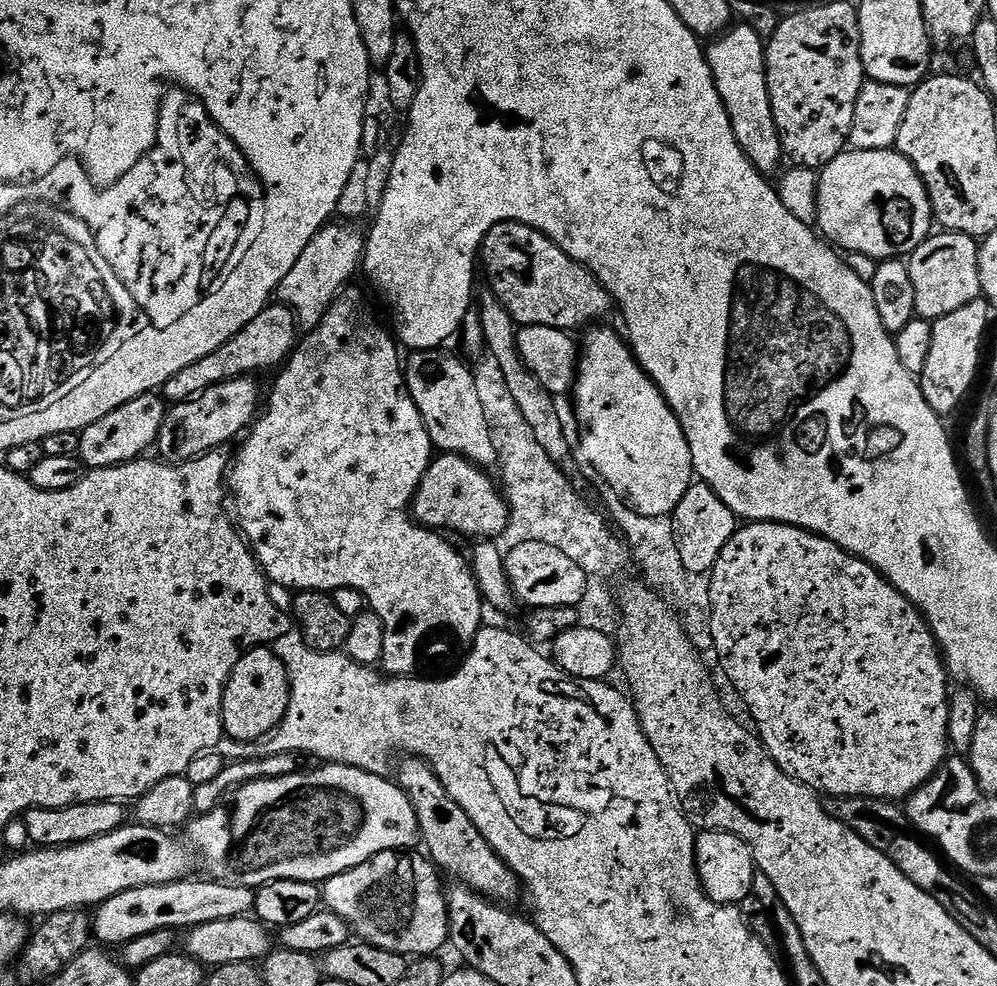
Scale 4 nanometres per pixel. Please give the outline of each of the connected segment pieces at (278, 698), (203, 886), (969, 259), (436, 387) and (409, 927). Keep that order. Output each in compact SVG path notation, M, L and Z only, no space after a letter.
M260 645L244 653L223 692L225 737L236 743L259 743L275 733L289 710L290 690L288 667L271 647Z
M189 878L187 880L175 880L172 884L142 886L134 890L126 890L122 894L110 898L105 904L101 904L95 909L95 939L104 946L119 946L126 940L133 940L142 934L150 934L154 930L166 930L167 928L187 930L194 926L202 926L206 922L218 922L221 918L246 916L256 907L256 892L253 889L243 888L240 884L226 884L211 878L196 879Z
M937 231L929 235L907 257L910 278L914 281L914 306L919 319L935 321L970 302L981 299L979 282L980 244L977 237L961 232Z
M416 350L406 360L408 389L422 414L422 422L432 439L433 449L444 454L464 456L488 470L497 463L496 447L490 435L488 419L478 398L476 374L448 350Z
M399 851L383 852L378 854L374 858L370 858L366 862L362 862L358 866L354 866L350 870L346 870L342 874L337 876L331 876L329 880L323 881L322 884L322 900L325 905L331 911L337 912L340 917L348 923L348 927L352 929L353 933L363 943L373 944L375 948L381 948L382 950L390 950L391 952L397 952L403 956L409 958L419 958L421 956L431 956L439 953L439 948L443 944L447 945L450 940L450 925L448 922L448 898L446 895L446 888L440 885L440 879L442 879L441 873L438 871L435 864L427 855L421 854L421 856L412 856L416 854L401 854Z

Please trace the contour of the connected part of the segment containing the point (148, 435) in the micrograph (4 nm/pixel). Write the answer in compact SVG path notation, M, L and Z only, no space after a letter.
M149 394L126 402L126 406L118 406L118 410L106 414L106 418L98 418L98 422L86 426L80 433L79 452L85 469L112 468L116 464L141 459L147 453L144 451L159 441L165 415L165 401L159 395Z

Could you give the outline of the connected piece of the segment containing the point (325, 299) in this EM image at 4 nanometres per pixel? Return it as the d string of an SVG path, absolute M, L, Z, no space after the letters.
M332 222L321 228L310 242L310 246L302 250L302 258L294 262L294 270L290 270L290 274L286 274L286 278L282 278L276 288L275 299L296 315L297 325L304 330L311 330L320 325L336 297L353 283L352 275L361 271L364 262L365 233L360 233L355 228L355 223L336 223Z

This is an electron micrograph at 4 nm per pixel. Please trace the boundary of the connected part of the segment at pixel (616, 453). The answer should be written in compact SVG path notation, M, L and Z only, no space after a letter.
M604 326L593 327L591 331L587 333L587 335L589 334L589 336L585 338L584 344L582 340L582 355L579 357L578 360L578 371L576 373L576 382L574 385L574 397L576 396L576 416L578 419L580 419L581 426L584 427L584 452L586 455L588 455L589 462L592 463L594 467L596 467L597 474L600 475L601 478L604 479L605 482L608 483L609 486L612 487L614 491L621 492L621 494L624 495L625 498L628 499L630 503L632 503L631 507L635 509L635 511L639 512L641 516L671 516L672 512L678 506L678 502L682 502L682 494L686 494L686 490L694 482L692 459L690 458L690 446L686 442L686 434L682 430L682 426L680 425L680 419L676 417L676 415L674 414L674 410L668 404L668 399L665 396L663 396L662 393L660 393L660 388L657 386L657 384L654 383L654 381L651 380L651 378L649 378L648 375L646 375L646 373L644 372L644 367L642 367L639 364L639 362L636 360L636 357L632 355L632 350L629 341L625 339L625 337L621 335L621 333L620 333L621 336L620 337L619 334L616 333L615 330L612 328L600 328L600 327L604 327Z

